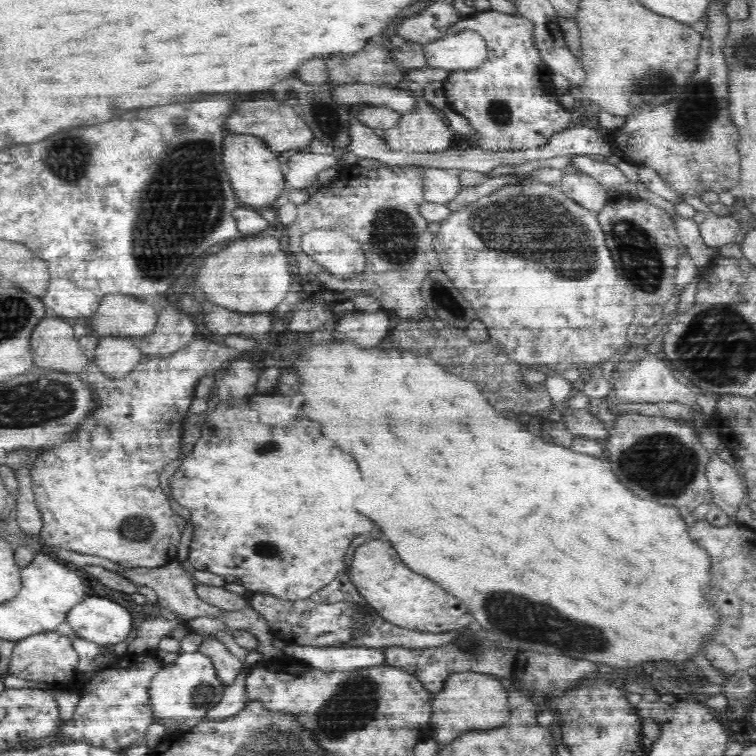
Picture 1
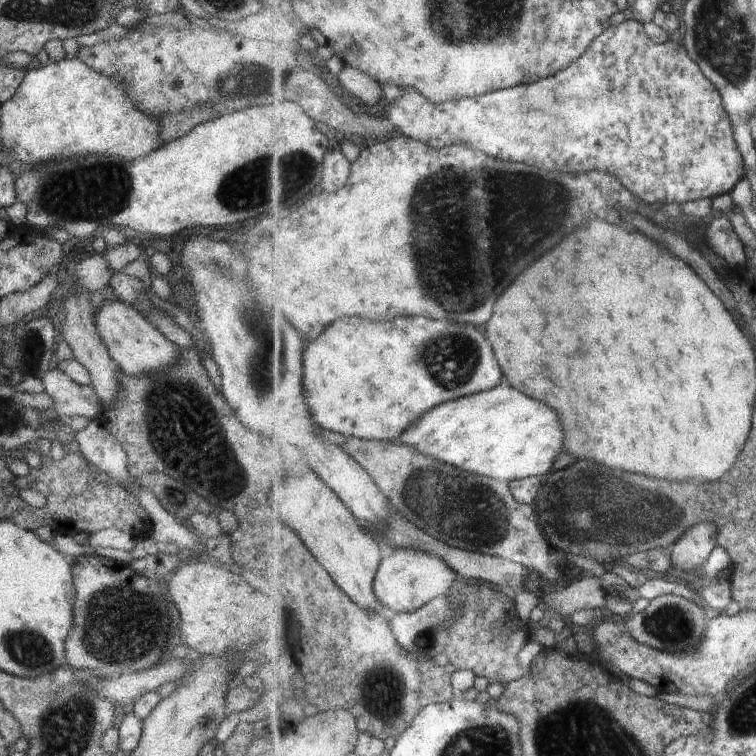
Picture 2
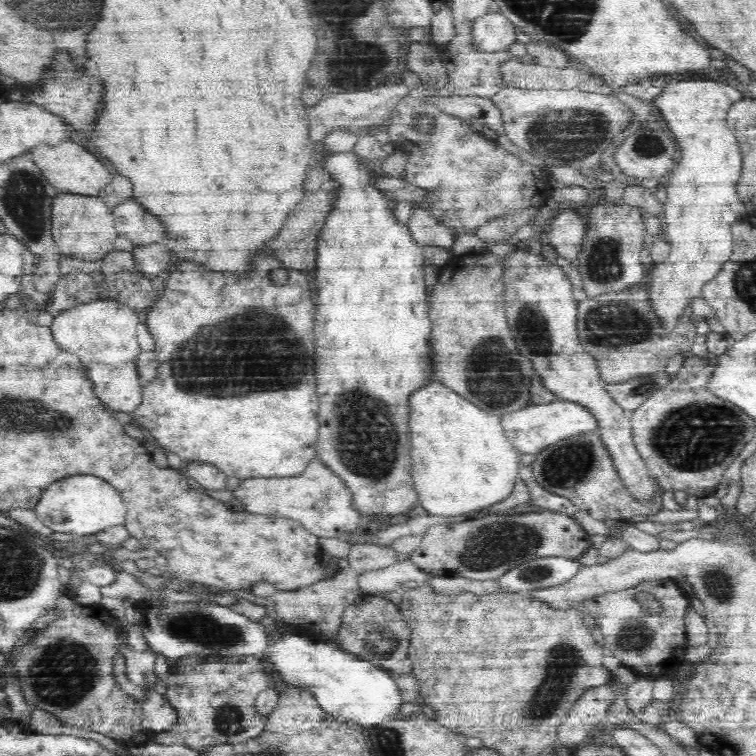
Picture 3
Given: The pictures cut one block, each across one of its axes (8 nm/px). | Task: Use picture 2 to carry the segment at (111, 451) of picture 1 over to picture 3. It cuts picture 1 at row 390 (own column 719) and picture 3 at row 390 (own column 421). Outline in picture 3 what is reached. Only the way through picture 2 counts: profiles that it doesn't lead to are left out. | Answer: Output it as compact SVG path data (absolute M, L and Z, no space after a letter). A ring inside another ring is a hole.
M98 299L61 310L53 316L49 327L54 342L82 363L86 378L90 378L92 392L102 402L110 404L112 411L132 414L141 401L135 363L141 350L137 340L134 340L134 330L138 324L140 322L133 306L122 304L116 299Z

